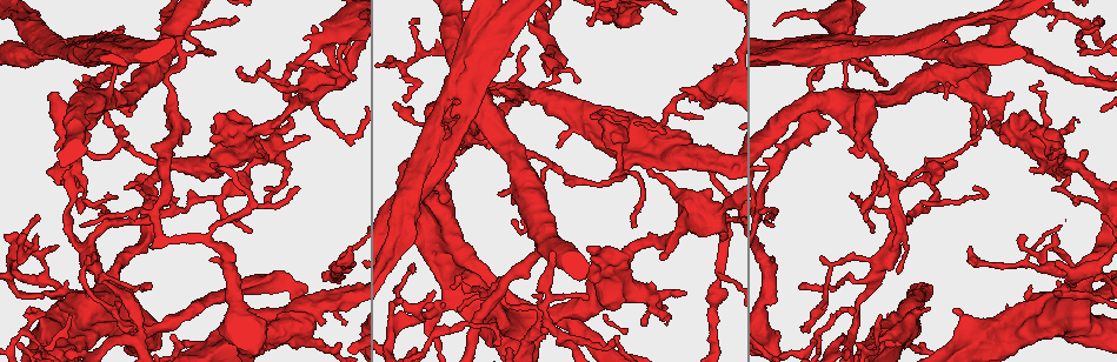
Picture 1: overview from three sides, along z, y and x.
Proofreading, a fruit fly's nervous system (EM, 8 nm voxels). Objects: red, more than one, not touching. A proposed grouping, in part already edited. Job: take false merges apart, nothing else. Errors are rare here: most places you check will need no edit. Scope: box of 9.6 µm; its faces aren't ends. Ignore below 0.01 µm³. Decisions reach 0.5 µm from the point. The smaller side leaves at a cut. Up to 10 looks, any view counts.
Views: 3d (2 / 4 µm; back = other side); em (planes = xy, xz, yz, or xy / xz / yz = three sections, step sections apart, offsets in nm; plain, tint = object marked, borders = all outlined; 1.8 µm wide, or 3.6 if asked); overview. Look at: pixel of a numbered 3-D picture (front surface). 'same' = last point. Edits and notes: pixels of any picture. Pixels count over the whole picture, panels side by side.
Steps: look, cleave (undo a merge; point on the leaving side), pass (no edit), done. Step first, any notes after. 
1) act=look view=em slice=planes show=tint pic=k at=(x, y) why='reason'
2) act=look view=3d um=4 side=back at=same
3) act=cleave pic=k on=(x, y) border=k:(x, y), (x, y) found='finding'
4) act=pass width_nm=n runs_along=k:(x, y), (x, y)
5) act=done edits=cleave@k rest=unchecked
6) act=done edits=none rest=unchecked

act=look view=3d um=2 pic=1 at=(434, 157) why='calibre changes'

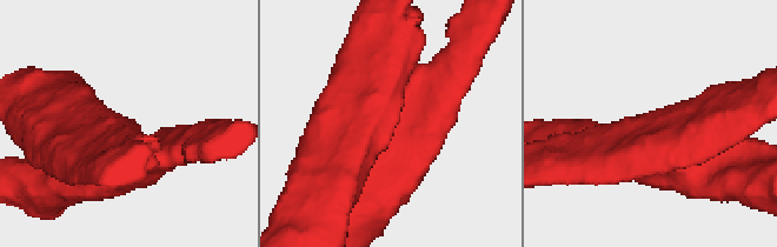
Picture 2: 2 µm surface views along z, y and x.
act=look view=em slice=xz step=4 show=tint pic=2 at=(393, 115)

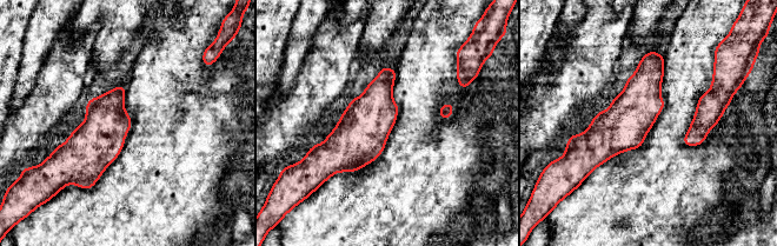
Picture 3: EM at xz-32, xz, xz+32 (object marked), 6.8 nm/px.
act=look view=em slice=planes show=tint at=same

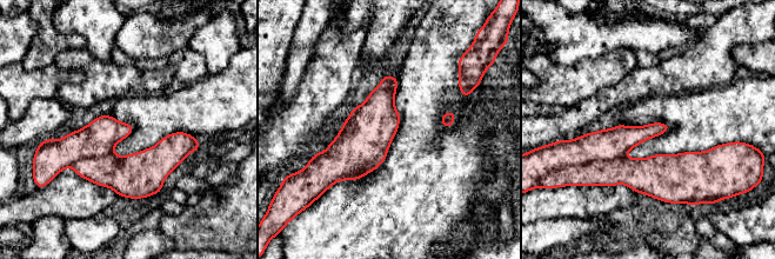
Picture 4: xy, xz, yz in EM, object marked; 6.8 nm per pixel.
act=cleave pic=4 on=(612, 144) part_leaving=4:(666, 127), (614, 144), (583, 144) found='a second neuron is stuck on'

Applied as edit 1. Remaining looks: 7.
act=look view=3d um=4 pic=1 at=(496, 35) why='three arms meet'

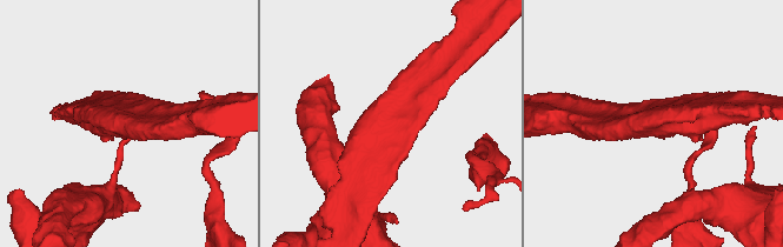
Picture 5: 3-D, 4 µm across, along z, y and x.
act=look view=em slice=yz step=16 show=tint pic=5 at=(653, 123) why='shape alone is not enough'

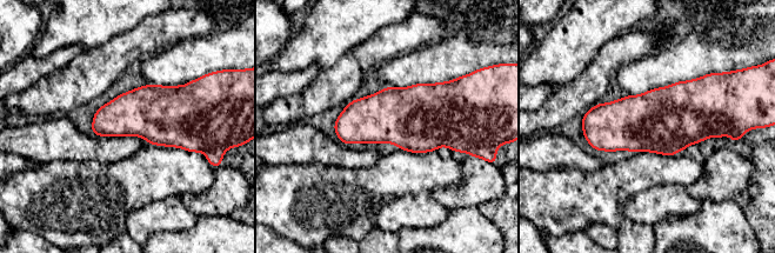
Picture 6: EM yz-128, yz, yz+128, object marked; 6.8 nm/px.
act=look view=em slice=planes show=tint at=same

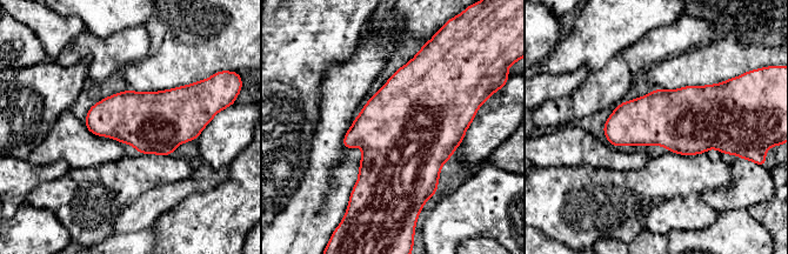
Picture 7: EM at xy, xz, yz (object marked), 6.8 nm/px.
act=pass width_nm=420 found='one neuron here'

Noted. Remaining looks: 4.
act=look view=3d um=2 pic=1 at=(75, 189) why='three-way junction'

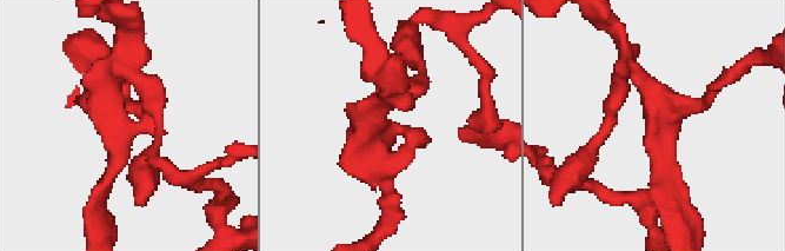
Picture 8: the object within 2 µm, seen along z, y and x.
act=look view=em slice=xy step=16 show=tint pic=8 at=(383, 129) arms=3 why='shape alone is not enough'

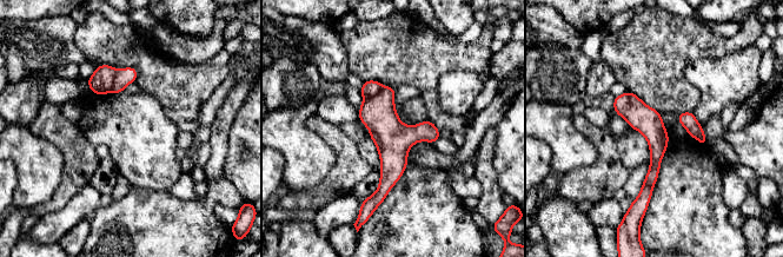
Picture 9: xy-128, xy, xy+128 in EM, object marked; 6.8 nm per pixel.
act=look view=em slice=planes show=tint at=same why='cut it another way'

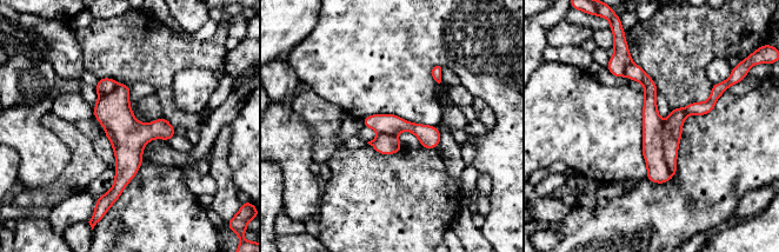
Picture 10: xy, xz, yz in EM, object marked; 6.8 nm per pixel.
act=cleave pic=10 on=(673, 125) width_nm=170 border=10:(663, 124), (663, 156), (672, 174) found='a second neuron is stuck on'

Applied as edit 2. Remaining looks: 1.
act=look view=em slice=xy step=4 show=tint pic=1 at=(43, 279)

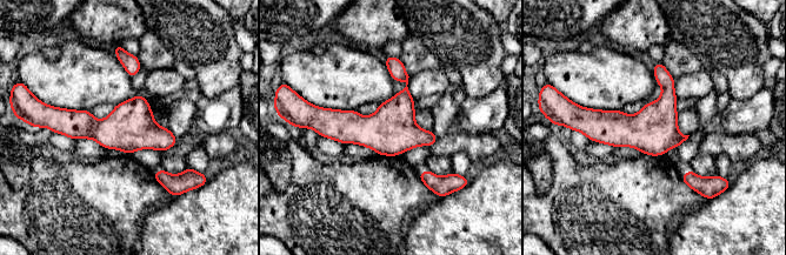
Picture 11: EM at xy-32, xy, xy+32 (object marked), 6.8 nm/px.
act=pass found='one neuron here'

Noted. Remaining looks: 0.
act=done edits=cleave@4,cleave@10 rest=unchecked

